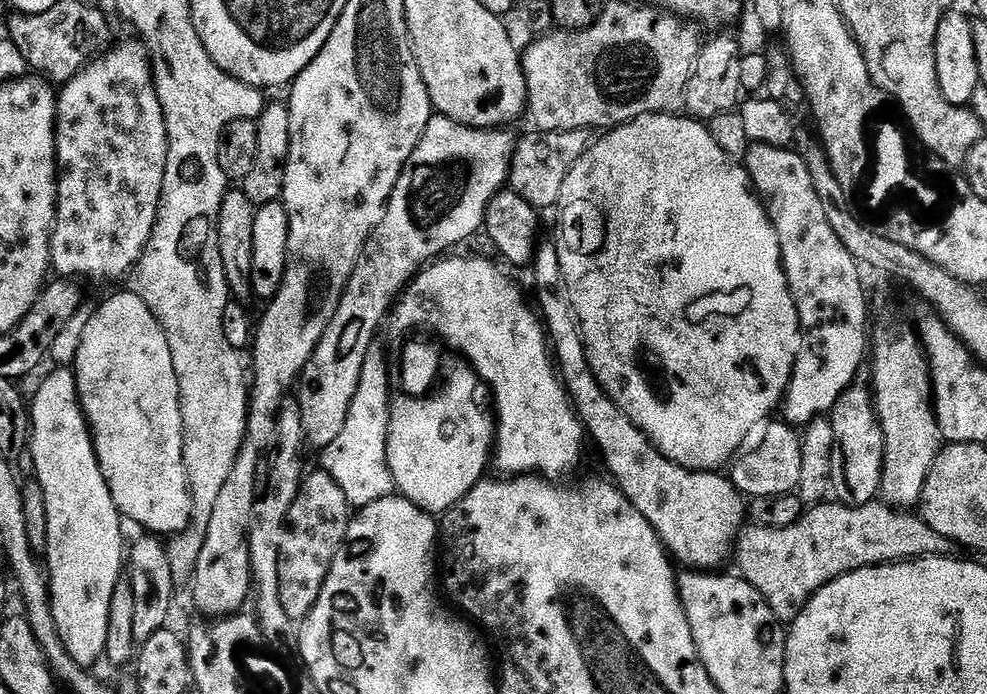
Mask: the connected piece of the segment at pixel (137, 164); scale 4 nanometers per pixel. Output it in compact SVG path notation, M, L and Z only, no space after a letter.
M117 43L111 50L103 53L76 75L73 80L59 89L56 98L56 158L58 161L58 179L56 181L56 223L52 229L51 271L60 278L73 281L93 280L96 284L108 284L111 280L120 280L128 271L139 265L144 247L150 242L156 225L156 215L160 213L162 186L166 178L168 161L168 131L164 121L164 111L156 93L152 78L152 61L143 45Z

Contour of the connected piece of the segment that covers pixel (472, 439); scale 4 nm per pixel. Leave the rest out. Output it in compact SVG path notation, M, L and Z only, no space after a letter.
M456 370L447 377L448 385L441 387L433 400L407 394L390 404L388 423L388 464L399 495L429 514L443 514L451 510L475 484L485 479L494 456L494 422L476 405L478 377L472 370Z

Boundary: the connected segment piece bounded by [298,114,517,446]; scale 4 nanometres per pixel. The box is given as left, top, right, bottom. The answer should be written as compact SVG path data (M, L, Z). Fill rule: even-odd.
M439 114L433 115L432 120L426 126L426 130L418 142L418 146L414 150L414 154L408 160L407 166L404 167L404 173L398 178L396 188L392 192L392 197L388 200L388 206L384 213L384 220L376 227L376 231L373 232L373 236L376 238L376 244L372 244L372 248L367 248L368 256L363 256L364 264L359 264L360 272L354 272L356 280L350 278L350 282L344 291L344 297L340 299L340 308L334 314L334 318L330 322L326 334L320 339L320 344L317 346L316 352L312 356L312 360L304 368L303 377L298 384L298 393L300 392L298 405L301 412L302 426L304 427L305 441L312 442L312 440L321 440L320 444L325 446L330 442L334 442L334 438L338 438L339 434L342 432L342 426L345 426L346 424L346 418L348 417L348 411L350 410L350 402L358 390L358 382L362 378L362 366L366 362L366 354L373 351L375 344L372 343L376 340L376 331L379 330L380 323L382 323L383 320L385 323L386 317L393 311L398 297L403 293L404 289L412 283L417 272L421 271L421 269L429 262L443 257L445 253L452 250L447 250L447 248L452 248L455 244L460 244L463 240L470 239L476 231L481 231L481 229L485 227L485 220L488 216L488 207L491 206L492 200L499 195L505 185L509 183L512 170L512 154L516 151L516 141L517 137L515 135L511 136L511 134L508 133L508 130L505 130L503 127L471 128L465 124L459 124L458 121L450 119L449 116L441 116Z

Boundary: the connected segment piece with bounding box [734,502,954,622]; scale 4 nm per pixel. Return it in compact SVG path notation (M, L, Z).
M825 502L812 507L809 507L801 516L798 522L794 522L794 526L786 526L785 528L762 528L759 526L748 526L741 531L734 543L734 560L736 556L736 564L739 575L743 579L749 580L755 588L760 591L766 598L766 602L774 610L774 614L781 622L791 622L796 619L796 616L806 605L815 592L822 586L826 586L831 580L837 580L840 576L845 576L848 572L853 572L859 568L870 568L873 564L891 564L902 560L915 560L921 556L947 556L953 551L954 545L951 540L948 540L942 534L938 534L938 530L934 530L929 524L919 515L909 514L904 510L897 510L883 502L873 502L870 504L861 504L859 506L849 506L839 502Z

